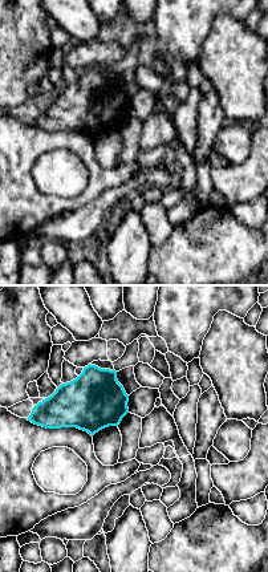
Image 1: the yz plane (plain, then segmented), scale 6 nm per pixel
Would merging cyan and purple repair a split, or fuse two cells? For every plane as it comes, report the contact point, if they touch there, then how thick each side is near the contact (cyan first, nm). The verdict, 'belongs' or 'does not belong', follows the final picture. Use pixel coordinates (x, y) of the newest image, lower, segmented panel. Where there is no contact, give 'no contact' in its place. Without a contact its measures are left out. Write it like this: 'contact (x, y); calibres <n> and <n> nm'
no contact

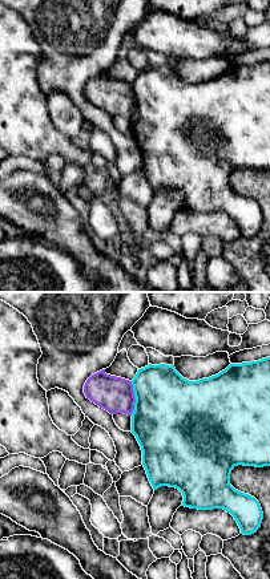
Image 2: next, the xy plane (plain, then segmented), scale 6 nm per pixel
contact (136, 399); calibres 480 and 220 nm

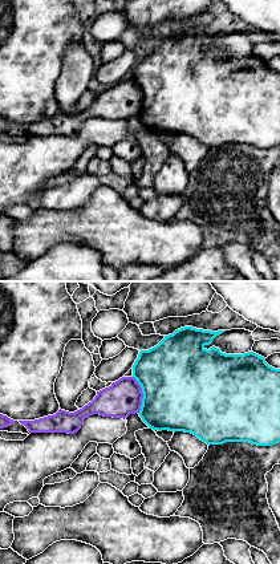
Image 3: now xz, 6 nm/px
contact (143, 394); calibres 500 and 220 nm

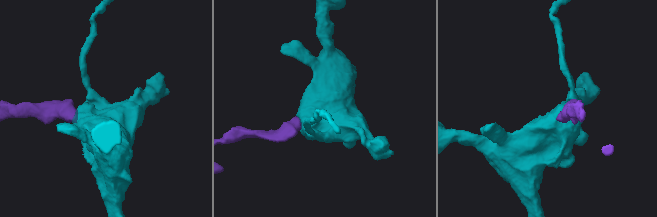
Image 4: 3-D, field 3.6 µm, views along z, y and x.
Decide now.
does not belong

